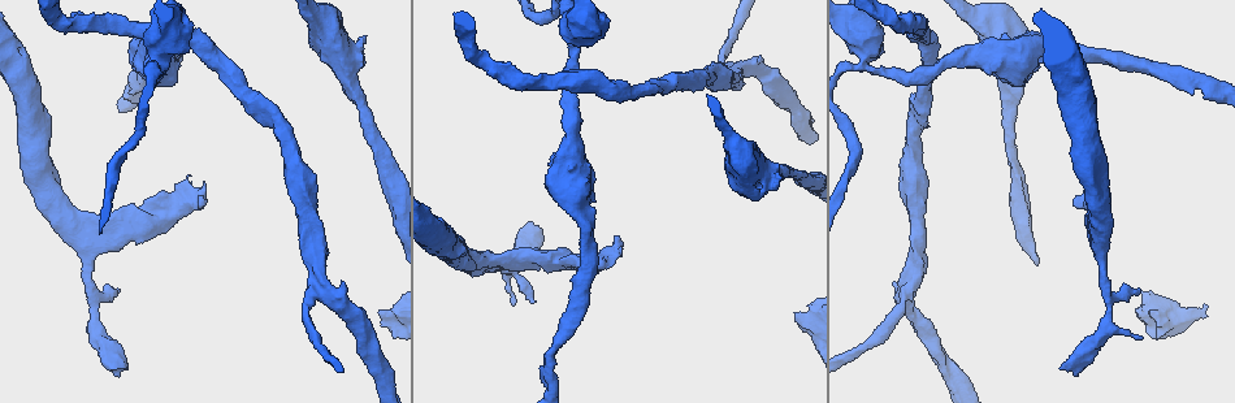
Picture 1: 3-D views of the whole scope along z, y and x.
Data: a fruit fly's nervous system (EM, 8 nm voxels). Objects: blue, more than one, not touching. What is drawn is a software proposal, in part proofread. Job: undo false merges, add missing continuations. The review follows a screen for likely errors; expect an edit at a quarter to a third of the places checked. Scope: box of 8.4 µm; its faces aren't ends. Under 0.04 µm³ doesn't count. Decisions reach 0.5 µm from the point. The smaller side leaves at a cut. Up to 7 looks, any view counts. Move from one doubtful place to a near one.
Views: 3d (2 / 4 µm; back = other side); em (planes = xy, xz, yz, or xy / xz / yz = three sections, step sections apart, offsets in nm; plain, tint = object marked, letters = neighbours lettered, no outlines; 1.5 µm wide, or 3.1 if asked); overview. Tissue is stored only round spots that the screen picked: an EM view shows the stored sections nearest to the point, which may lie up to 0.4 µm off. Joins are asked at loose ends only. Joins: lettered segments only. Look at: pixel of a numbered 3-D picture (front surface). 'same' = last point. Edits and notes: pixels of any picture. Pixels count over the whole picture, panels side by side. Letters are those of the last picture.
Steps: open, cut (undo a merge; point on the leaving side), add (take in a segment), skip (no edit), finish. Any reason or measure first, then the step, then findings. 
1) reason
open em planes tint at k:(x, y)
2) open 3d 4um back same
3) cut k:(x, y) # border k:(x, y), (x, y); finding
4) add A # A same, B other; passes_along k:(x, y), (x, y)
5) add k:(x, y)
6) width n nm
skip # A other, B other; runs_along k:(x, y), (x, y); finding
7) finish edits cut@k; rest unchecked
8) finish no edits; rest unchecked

thick end
open 3d 2um at 1:(382, 310)

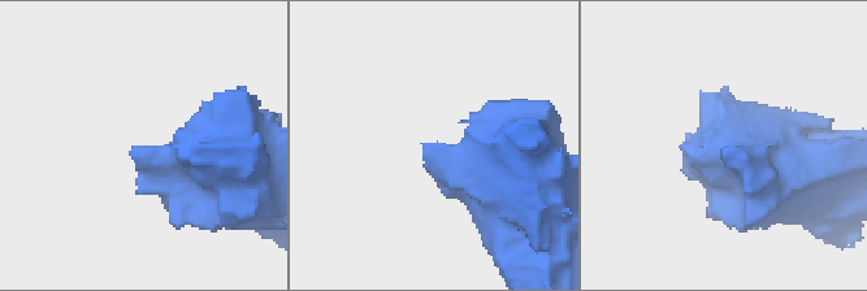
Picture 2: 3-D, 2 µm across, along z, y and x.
open em yz step 8 letters at 2:(132, 149)

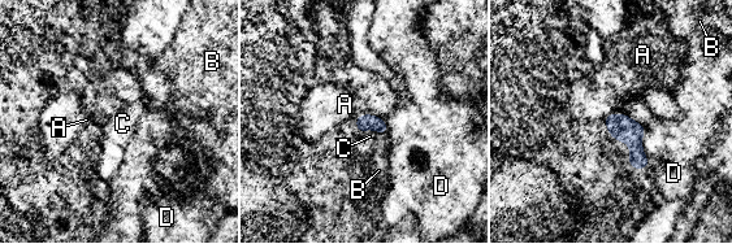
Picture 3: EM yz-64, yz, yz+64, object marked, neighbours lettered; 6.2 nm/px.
longest_contact C 120 nm
skip # A other, B other, C other, D other; border 3:(379, 133), (364, 130), (360, 134); none of them fits

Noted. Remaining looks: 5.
three-way junction
open em xy step 8 tint at 1:(905, 293)

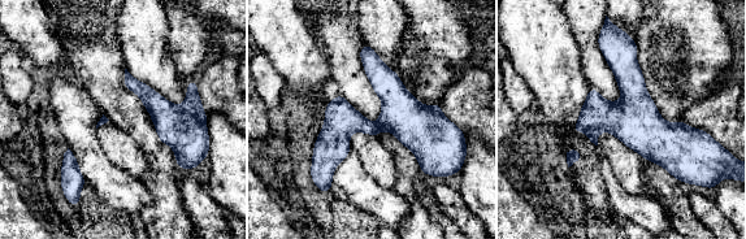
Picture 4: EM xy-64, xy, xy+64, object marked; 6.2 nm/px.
open em xz step 4 letters same

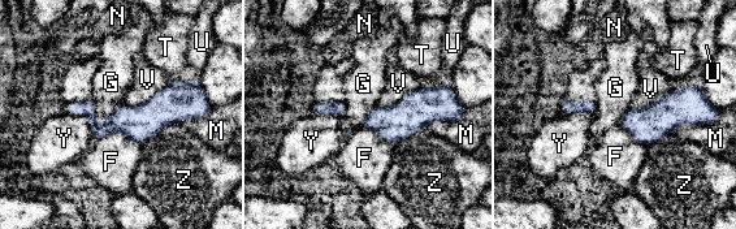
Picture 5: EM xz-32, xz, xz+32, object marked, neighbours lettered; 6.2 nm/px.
width 140 nm
skip # F other, G other, M other, N other, T other, U other, V other, Y other, Z other; runs_along 5:(194, 106), (108, 126), (69, 109); continuous, no second neuron

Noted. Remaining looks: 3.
thin neck
open em planes letters at 1:(862, 63)

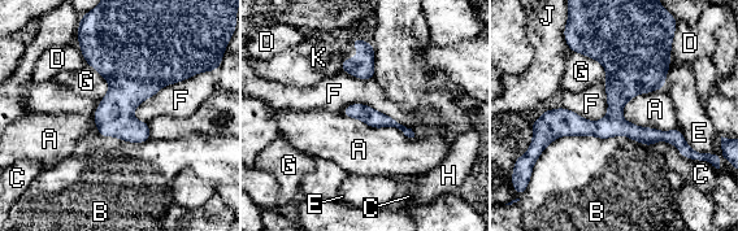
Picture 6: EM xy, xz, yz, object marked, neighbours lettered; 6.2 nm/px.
skip # A other, B other, C other, D other, E other, F other, G other, H other, J other, K other; runs_along 6:(347, 110), (364, 112), (408, 133); one neuron here

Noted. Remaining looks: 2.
finish no edits; rest unchecked

